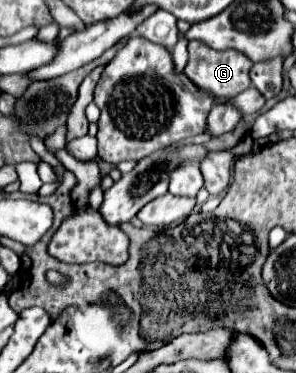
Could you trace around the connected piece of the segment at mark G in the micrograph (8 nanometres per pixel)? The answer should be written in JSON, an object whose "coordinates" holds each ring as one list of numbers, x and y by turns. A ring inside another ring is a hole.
{"coordinates":[[189,42,187,44,189,50,189,62,185,66,185,76,201,90,207,90,211,94,239,94,245,88,251,86,251,78,249,72,253,68,253,62,243,54,243,52,235,52,235,50,213,50,203,42]]}

